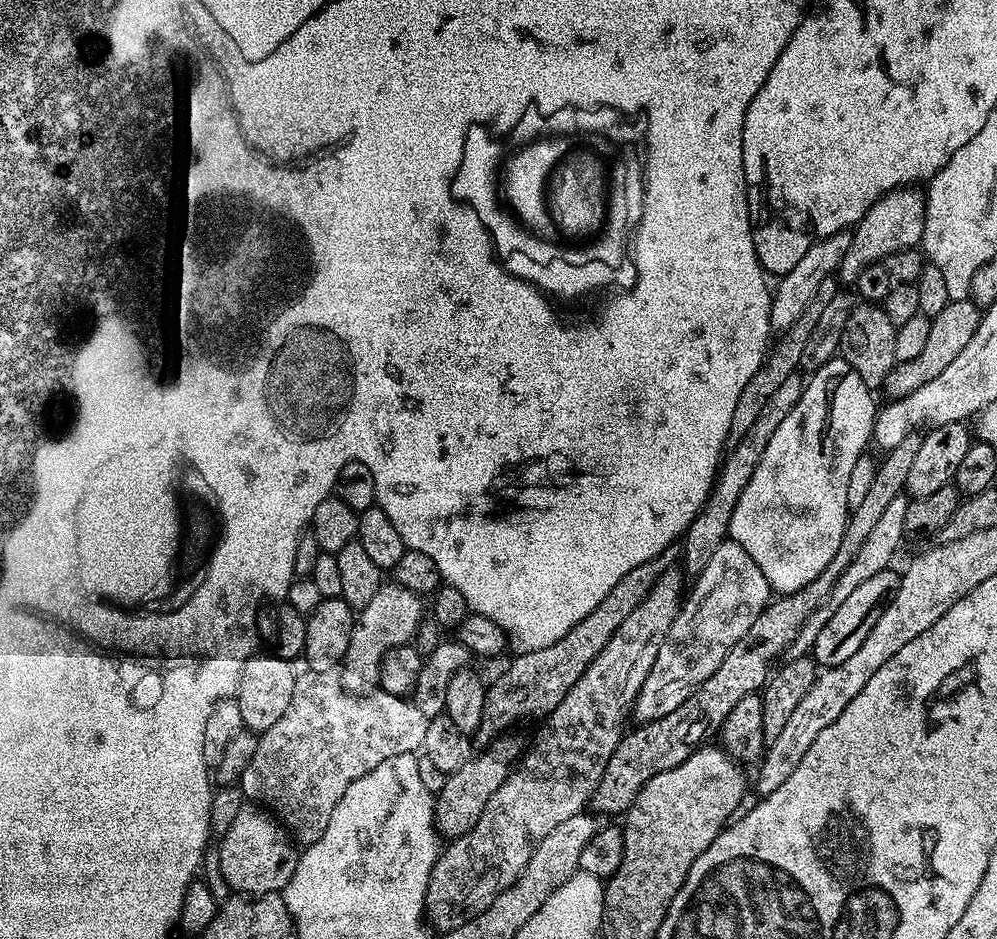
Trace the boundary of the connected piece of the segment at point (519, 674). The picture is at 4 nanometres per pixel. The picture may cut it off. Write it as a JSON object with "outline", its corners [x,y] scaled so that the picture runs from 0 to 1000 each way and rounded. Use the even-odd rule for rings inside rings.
{"outline":[[[677,583],[669,584],[662,592],[657,592],[652,599],[632,607],[612,633],[599,645],[576,671],[572,671],[556,688],[544,688],[544,692],[532,692],[531,694],[522,694],[519,703],[498,722],[494,728],[488,729],[485,742],[487,752],[483,752],[483,769],[475,782],[475,788],[481,791],[481,794],[488,794],[498,787],[503,782],[509,781],[517,771],[522,771],[525,767],[530,767],[533,763],[542,763],[549,765],[568,743],[572,731],[588,718],[592,705],[600,701],[600,696],[612,684],[616,671],[628,662],[628,656],[636,645],[640,645],[650,635],[650,630],[656,624],[658,617],[665,609],[671,608],[674,601],[680,596],[680,588]]]}

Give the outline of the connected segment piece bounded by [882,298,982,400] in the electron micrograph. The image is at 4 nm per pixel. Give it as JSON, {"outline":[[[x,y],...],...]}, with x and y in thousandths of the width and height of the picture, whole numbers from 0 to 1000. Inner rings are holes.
{"outline":[[[974,317],[952,322],[944,333],[934,340],[935,346],[933,357],[929,360],[928,372],[912,383],[902,384],[888,403],[885,415],[892,421],[891,424],[903,425],[934,404],[941,403],[941,398],[945,398],[945,394],[949,394],[949,390],[953,390],[953,386],[957,386],[961,377],[965,377],[965,372],[973,365],[973,360],[977,360],[977,351],[981,351],[984,335],[984,325]]]}

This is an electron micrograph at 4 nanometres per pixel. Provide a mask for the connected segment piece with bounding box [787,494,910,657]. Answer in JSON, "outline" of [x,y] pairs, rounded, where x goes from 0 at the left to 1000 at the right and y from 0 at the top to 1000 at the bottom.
{"outline":[[[904,526],[897,530],[897,535],[893,535],[893,539],[889,539],[888,545],[885,546],[885,553],[881,555],[881,560],[877,560],[877,564],[869,573],[869,577],[865,577],[865,583],[861,586],[861,590],[857,590],[857,599],[853,599],[853,603],[849,603],[849,607],[845,607],[837,628],[830,635],[830,641],[824,644],[819,652],[812,654],[812,658],[798,676],[798,683],[790,689],[789,698],[791,700],[811,698],[814,693],[814,685],[820,679],[824,667],[828,667],[828,662],[839,653],[841,645],[845,645],[845,641],[849,641],[849,636],[859,625],[865,624],[865,620],[877,616],[877,611],[881,611],[896,600],[894,597],[895,591],[902,586],[903,578],[906,577],[907,573],[909,574],[909,543],[912,534],[910,527]]]}

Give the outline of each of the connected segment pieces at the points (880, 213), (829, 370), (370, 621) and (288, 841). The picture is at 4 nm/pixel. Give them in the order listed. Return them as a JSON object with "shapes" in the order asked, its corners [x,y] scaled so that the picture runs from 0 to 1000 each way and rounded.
{"shapes":[[[[908,198],[890,204],[881,215],[877,215],[877,219],[873,219],[873,224],[869,224],[858,243],[854,244],[853,266],[849,266],[849,275],[843,277],[842,301],[858,304],[867,284],[885,279],[891,272],[920,263],[927,255],[928,214],[928,206],[922,199]]],[[[850,390],[835,391],[821,392],[809,401],[796,437],[792,437],[792,441],[788,441],[788,445],[784,445],[780,458],[776,458],[776,462],[772,465],[772,471],[768,471],[768,479],[764,482],[763,490],[760,491],[760,497],[756,501],[752,513],[748,515],[748,522],[744,522],[744,527],[740,530],[740,539],[736,539],[736,548],[732,551],[730,574],[740,577],[740,581],[744,581],[744,586],[748,586],[752,590],[752,594],[756,594],[756,599],[760,599],[760,607],[764,607],[764,611],[768,611],[768,620],[778,633],[799,630],[804,628],[804,624],[812,624],[812,620],[816,620],[816,616],[820,616],[820,611],[824,611],[824,607],[828,607],[828,603],[832,603],[832,594],[837,594],[837,590],[841,590],[841,581],[845,581],[845,569],[853,553],[853,544],[849,535],[849,520],[852,517],[853,505],[856,504],[857,494],[868,485],[870,477],[867,476],[873,473],[875,455],[879,452],[881,429],[879,430],[878,424],[875,423],[878,422],[876,414],[871,413],[869,407],[865,407],[865,403],[861,403],[861,394]]],[[[385,620],[378,633],[376,633],[375,637],[372,638],[370,642],[368,642],[367,646],[359,652],[359,655],[356,657],[355,663],[353,666],[353,674],[351,675],[351,688],[347,692],[347,696],[345,698],[345,702],[343,704],[343,712],[345,711],[345,717],[340,717],[339,723],[346,736],[349,739],[369,739],[374,736],[380,729],[381,726],[381,711],[385,707],[385,701],[389,698],[390,694],[393,693],[394,690],[404,690],[406,688],[412,687],[414,685],[415,678],[413,676],[416,675],[417,672],[421,669],[421,659],[424,658],[426,652],[427,656],[427,643],[426,640],[419,633],[415,633],[411,628],[407,628],[399,621],[396,620]]],[[[261,858],[245,859],[235,870],[231,884],[227,884],[227,888],[220,891],[219,899],[223,931],[230,947],[237,952],[252,956],[265,954],[268,950],[284,951],[297,925],[298,900],[285,879]]]]}

